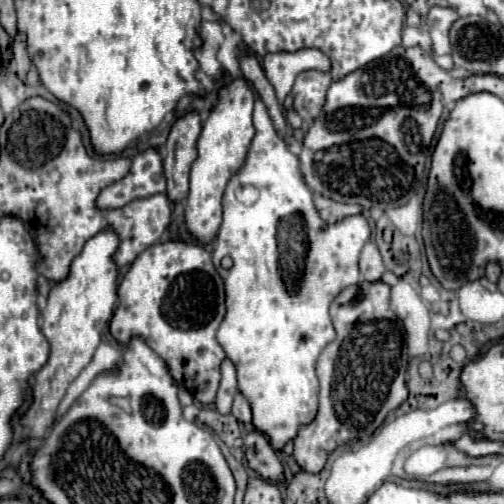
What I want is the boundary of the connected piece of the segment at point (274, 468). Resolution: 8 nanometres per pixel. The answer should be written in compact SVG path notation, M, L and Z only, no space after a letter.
M253 430L245 436L245 458L249 462L249 468L255 470L263 480L277 484L285 482L283 464L271 448L269 440L261 432Z

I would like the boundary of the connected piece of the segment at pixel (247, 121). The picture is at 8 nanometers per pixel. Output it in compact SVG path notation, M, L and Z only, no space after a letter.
M243 78L233 80L229 86L225 86L219 92L219 104L211 110L197 148L199 156L191 166L191 190L187 196L185 206L185 224L193 238L197 238L203 244L209 244L215 240L217 230L221 226L221 196L229 182L229 178L245 164L249 144L255 136L255 128L252 122L255 96L248 82Z

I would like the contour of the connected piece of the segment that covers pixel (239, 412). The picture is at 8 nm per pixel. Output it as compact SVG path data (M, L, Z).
M241 394L235 396L235 402L233 402L233 416L235 416L239 422L243 422L243 424L249 424L249 422L251 422L251 408L249 408L249 402L247 402Z

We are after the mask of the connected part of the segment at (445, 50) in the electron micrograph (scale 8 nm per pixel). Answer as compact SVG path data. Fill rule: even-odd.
M431 8L429 14L425 16L425 22L431 32L431 42L433 42L433 52L435 56L451 54L451 42L449 42L449 30L453 22L459 18L459 14L453 8Z

